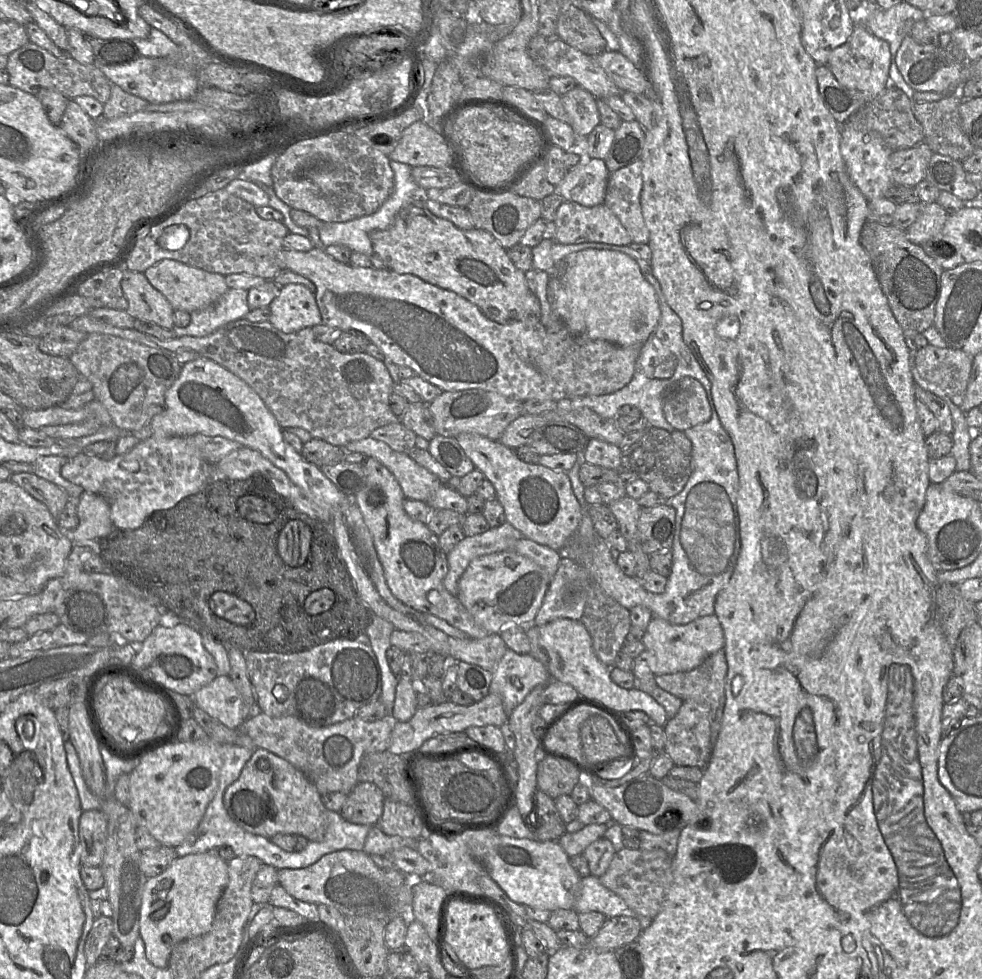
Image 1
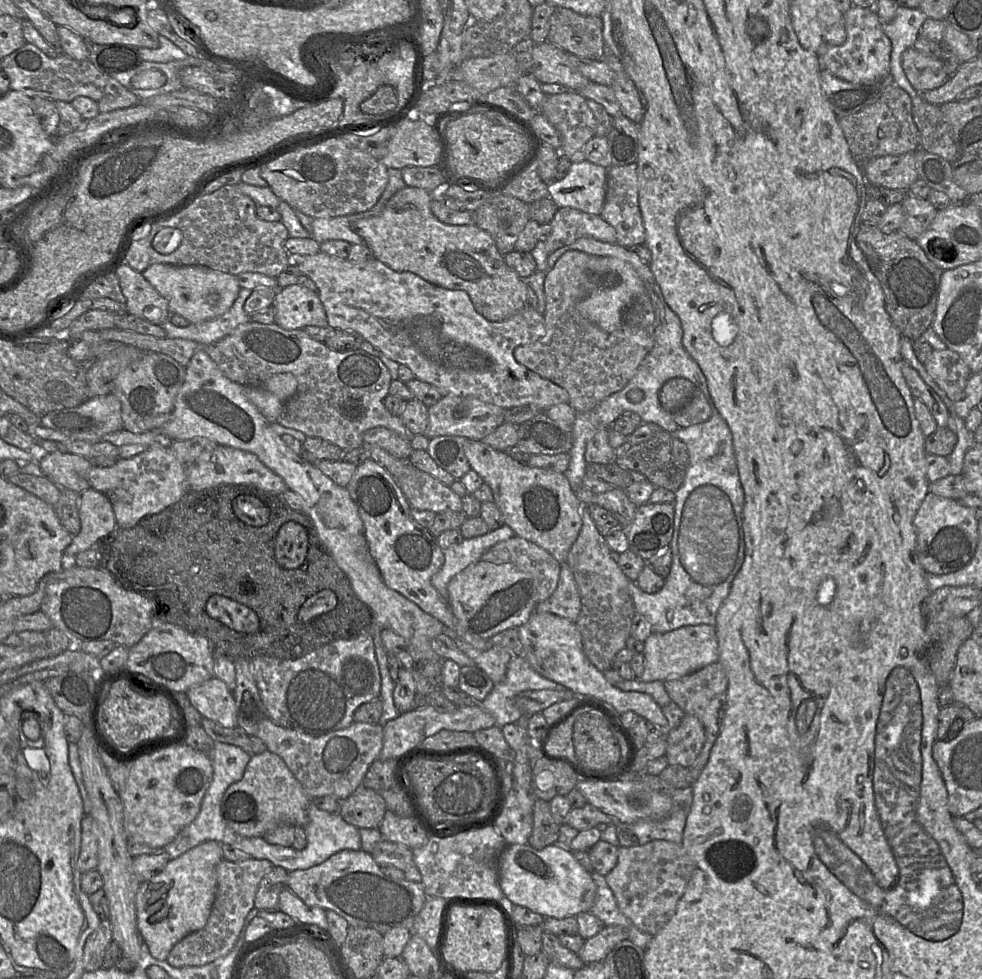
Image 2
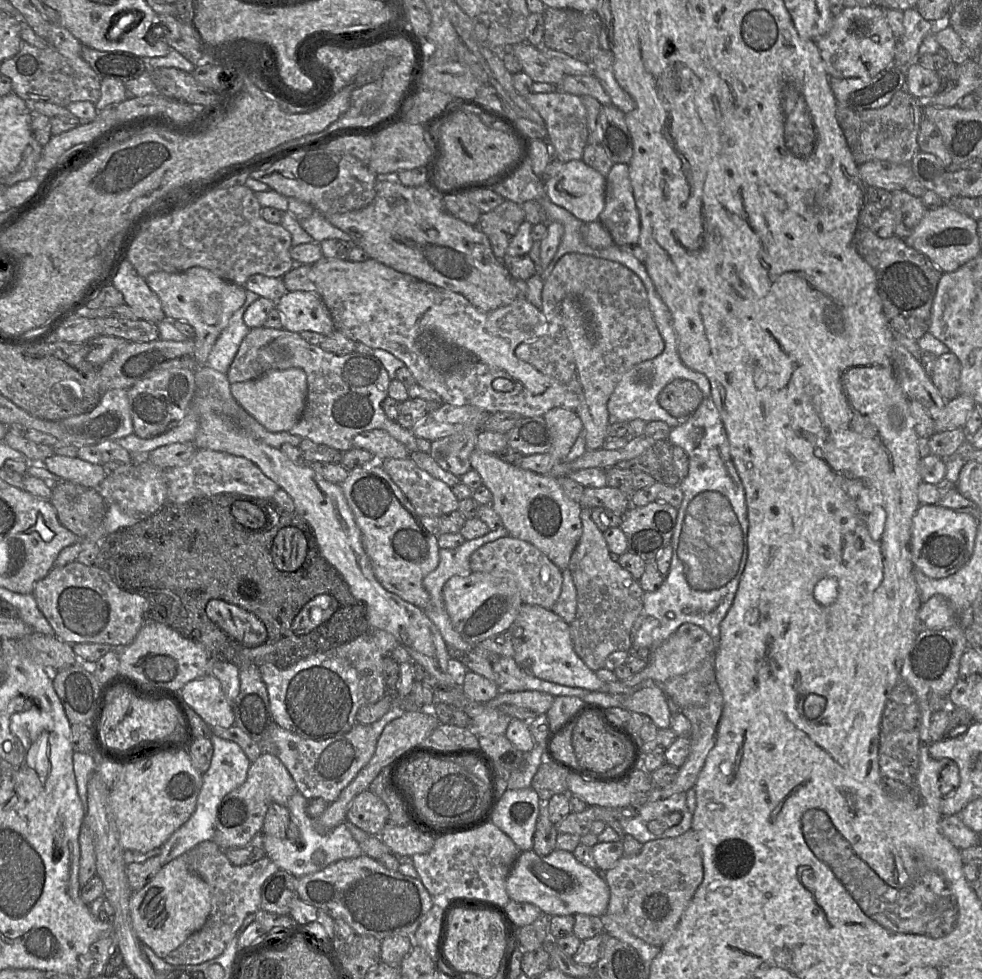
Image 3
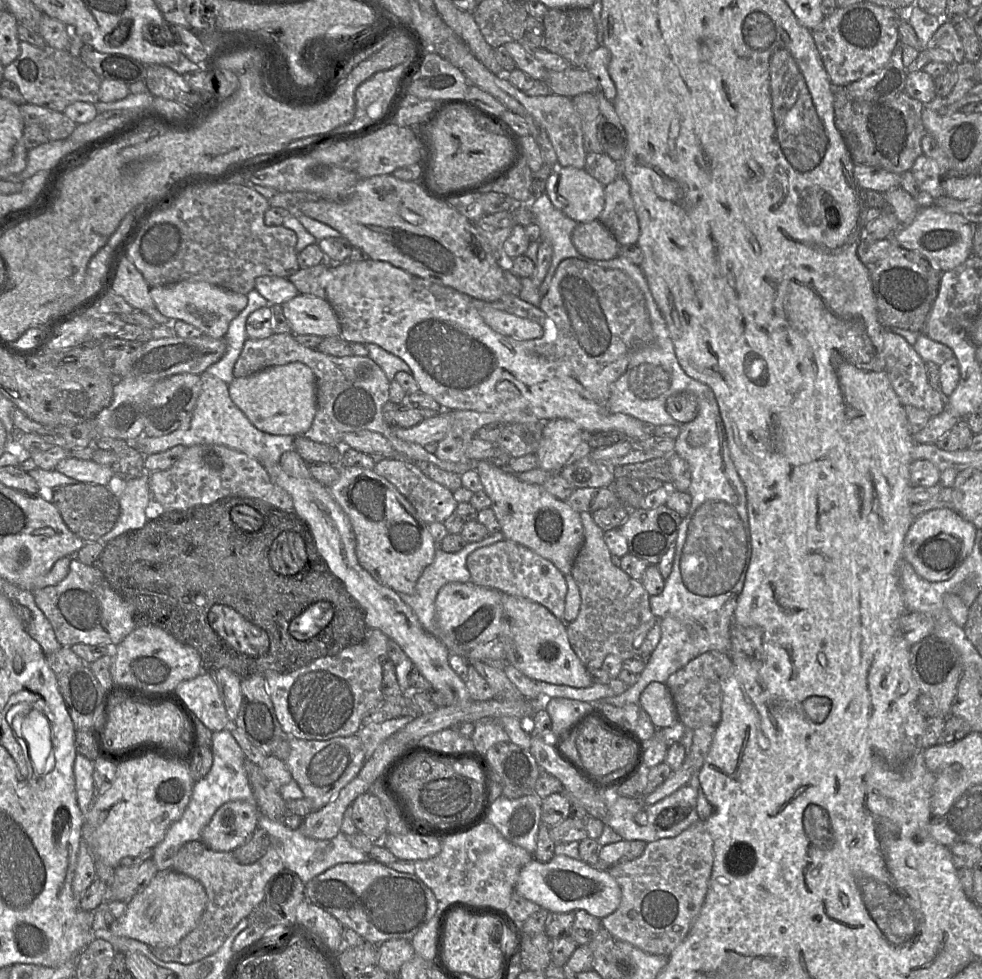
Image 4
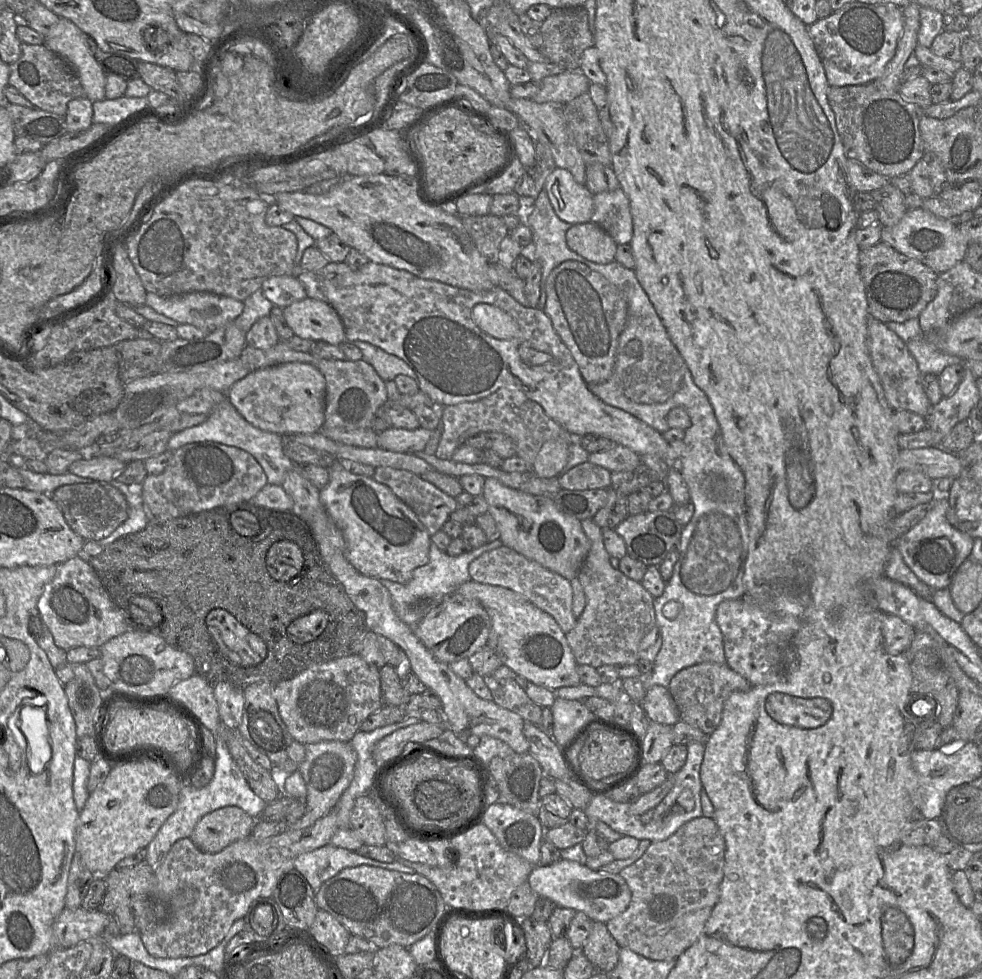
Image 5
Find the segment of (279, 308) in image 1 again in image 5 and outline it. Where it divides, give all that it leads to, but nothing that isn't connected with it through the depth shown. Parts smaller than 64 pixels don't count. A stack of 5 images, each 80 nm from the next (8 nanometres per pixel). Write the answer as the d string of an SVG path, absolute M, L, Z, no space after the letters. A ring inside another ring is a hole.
M307 297L283 308L283 314L293 333L302 339L337 346L346 341L343 323L329 303Z

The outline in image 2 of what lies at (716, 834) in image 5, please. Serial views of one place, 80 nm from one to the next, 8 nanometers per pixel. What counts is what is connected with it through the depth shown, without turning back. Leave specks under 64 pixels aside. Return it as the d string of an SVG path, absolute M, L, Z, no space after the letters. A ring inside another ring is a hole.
M653 840L644 845L619 847L614 868L605 875L619 910L638 929L654 936L674 915L695 870L695 863L681 843Z

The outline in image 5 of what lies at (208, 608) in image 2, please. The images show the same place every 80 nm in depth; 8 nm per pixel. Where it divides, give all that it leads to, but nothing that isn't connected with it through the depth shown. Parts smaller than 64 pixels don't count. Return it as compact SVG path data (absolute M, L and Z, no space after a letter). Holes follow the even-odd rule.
M241 502L218 506L183 517L150 519L144 529L123 535L104 546L103 551L89 563L110 599L122 611L129 631L159 635L169 645L188 653L193 658L195 674L202 676L212 685L228 682L243 689L254 682L274 684L289 680L314 665L355 654L357 641L368 631L365 613L352 602L344 586L331 573L322 559L309 525L293 512L272 510L251 502Z

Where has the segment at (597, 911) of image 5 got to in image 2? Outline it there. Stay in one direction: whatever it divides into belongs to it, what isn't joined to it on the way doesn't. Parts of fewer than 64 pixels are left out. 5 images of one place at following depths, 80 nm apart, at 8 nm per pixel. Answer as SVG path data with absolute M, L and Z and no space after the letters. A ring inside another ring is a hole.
M558 841L542 849L535 849L529 844L507 845L499 857L498 874L500 888L512 904L524 906L545 918L562 919L589 912L596 898L596 884L591 874L578 863L569 847L559 846Z

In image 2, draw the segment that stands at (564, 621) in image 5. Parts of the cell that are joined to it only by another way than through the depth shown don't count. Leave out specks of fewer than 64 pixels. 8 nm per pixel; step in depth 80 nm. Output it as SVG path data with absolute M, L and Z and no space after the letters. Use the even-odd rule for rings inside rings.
M514 536L487 549L481 561L510 563L528 574L536 589L536 602L548 599L556 590L560 563L546 550L522 537Z

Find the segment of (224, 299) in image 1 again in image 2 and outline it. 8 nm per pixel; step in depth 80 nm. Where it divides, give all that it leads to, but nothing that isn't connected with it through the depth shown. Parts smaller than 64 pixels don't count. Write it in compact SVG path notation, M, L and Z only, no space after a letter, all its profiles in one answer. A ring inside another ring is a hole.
M241 288L231 308L219 317L199 323L190 323L183 328L173 325L169 320L159 326L165 330L167 338L188 339L200 345L213 344L239 325L250 321L250 316L244 311L244 305L252 291Z

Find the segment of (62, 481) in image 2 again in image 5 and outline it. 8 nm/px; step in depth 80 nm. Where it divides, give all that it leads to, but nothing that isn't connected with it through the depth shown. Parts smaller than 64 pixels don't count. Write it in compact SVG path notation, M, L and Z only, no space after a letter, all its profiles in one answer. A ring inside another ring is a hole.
M97 456L90 459L80 459L69 467L68 473L90 478L94 482L111 482L126 466L113 457Z

